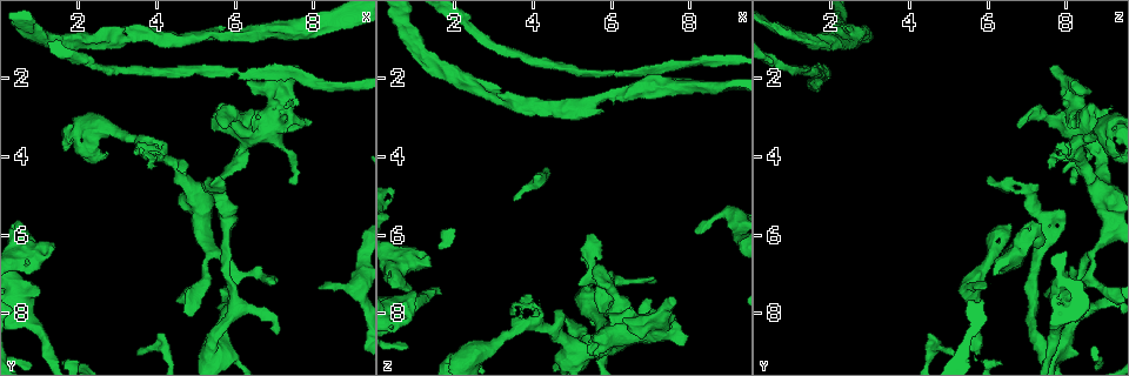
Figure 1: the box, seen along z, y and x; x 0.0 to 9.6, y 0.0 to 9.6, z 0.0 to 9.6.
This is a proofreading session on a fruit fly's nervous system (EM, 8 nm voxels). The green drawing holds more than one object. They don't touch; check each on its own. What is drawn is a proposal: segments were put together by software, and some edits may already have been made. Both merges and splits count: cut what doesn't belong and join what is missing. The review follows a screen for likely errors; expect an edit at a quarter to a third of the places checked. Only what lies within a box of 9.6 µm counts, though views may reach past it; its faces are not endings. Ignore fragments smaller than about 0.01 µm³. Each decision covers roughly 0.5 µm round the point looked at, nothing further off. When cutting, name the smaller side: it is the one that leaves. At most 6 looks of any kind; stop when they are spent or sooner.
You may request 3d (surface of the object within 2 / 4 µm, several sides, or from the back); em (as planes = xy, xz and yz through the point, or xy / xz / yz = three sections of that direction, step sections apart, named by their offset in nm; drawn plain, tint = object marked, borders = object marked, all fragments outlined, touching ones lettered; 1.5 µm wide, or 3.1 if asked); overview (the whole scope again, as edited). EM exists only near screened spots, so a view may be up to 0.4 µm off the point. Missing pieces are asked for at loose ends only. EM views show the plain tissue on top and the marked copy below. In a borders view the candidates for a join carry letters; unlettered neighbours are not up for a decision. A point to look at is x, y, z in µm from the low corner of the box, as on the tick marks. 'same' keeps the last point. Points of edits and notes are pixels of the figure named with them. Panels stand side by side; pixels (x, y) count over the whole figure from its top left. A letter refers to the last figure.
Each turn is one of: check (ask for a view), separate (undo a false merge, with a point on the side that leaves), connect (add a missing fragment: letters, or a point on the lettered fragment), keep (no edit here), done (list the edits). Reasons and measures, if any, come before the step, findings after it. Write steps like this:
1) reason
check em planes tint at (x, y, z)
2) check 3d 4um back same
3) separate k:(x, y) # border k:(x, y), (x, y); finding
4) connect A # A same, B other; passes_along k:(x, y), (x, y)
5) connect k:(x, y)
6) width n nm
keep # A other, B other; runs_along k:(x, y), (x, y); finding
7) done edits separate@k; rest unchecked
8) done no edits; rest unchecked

free end
check 3d 4um at (1.45, 6.15, 6.80)

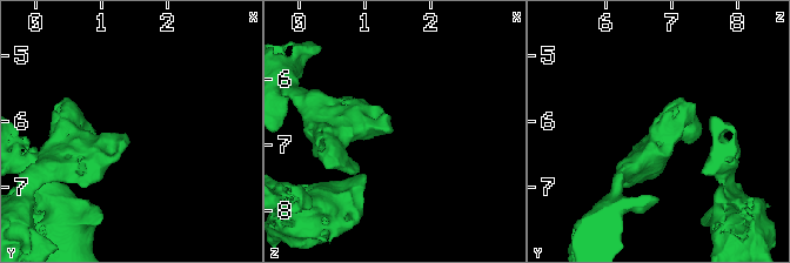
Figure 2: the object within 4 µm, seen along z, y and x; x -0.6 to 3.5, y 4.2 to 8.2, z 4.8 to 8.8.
shape alone is not enough
check em planes tint at (1.35, 6.20, 6.80)

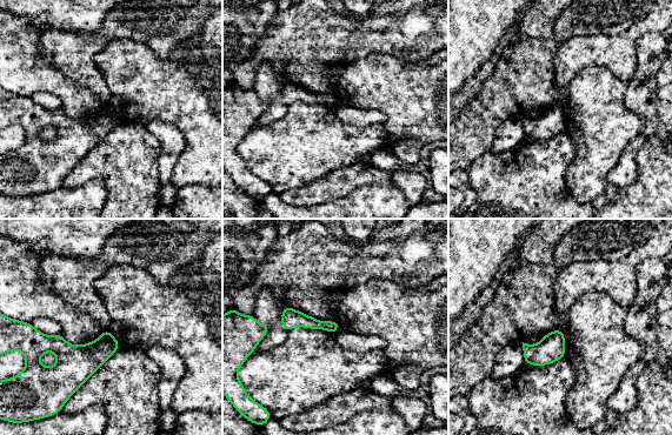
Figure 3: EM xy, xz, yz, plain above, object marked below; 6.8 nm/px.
check em planes borders same

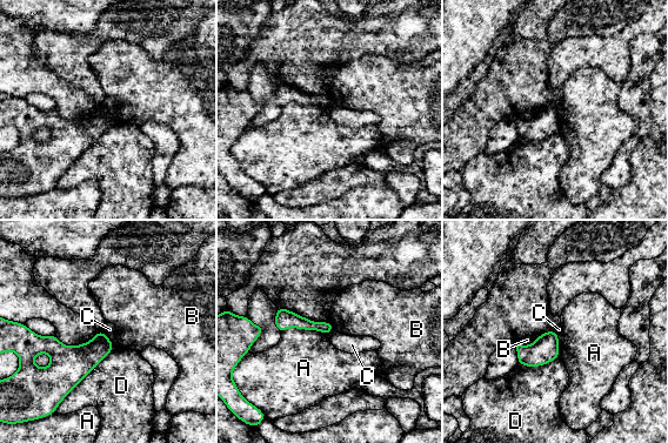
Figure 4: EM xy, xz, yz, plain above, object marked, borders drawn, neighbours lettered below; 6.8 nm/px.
keep # A other, B other, C other, D other; runs_along 4:(279, 310), (287, 319), (329, 328); none of them fits

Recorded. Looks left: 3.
branch stops here
check 3d 2um at (5.70, 3.30, 6.80)

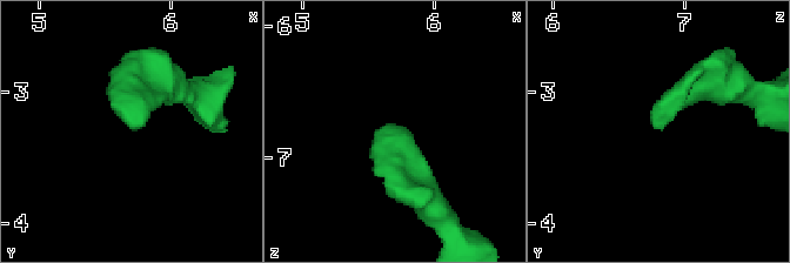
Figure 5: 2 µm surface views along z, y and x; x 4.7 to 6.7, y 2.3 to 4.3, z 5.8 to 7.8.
now the EM
check em xz step 4 tint at (5.70, 3.30, 6.80)

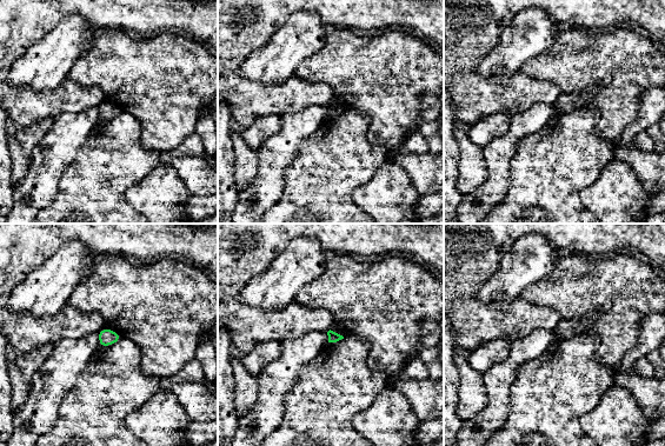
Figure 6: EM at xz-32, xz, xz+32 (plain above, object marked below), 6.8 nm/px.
check em planes borders same

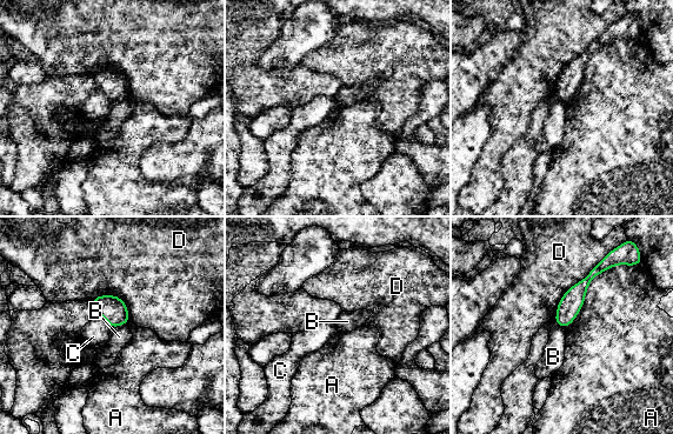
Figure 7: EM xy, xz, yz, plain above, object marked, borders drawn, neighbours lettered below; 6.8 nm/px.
longest_contact D 550 nm
keep # A other, B other, C other, D other; border 7:(126, 322), (112, 328); no lettered fragment goes on from it

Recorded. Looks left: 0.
done no edits; rest unchecked

